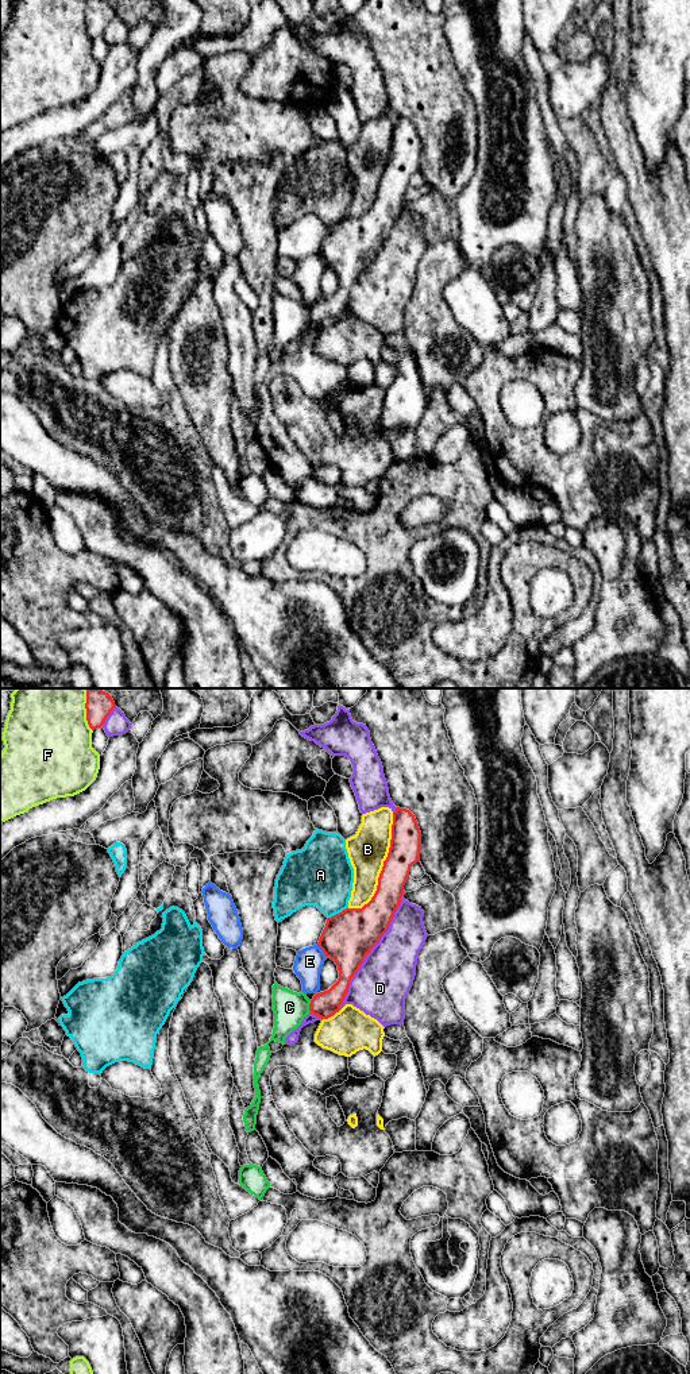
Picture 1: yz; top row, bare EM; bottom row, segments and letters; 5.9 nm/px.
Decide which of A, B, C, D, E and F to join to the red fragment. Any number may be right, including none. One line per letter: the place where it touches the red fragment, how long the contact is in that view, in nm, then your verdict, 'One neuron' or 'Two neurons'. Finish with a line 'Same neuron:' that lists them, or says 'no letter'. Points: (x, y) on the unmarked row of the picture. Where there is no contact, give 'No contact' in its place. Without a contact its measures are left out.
A: Touches red at yz (339, 222). Shared border 140 nm. Two neurons
B: Touches red at yz (382, 176). Shared border 650 nm. Two neurons
C: Touches red at yz (309, 315). Shared border 70 nm. Two neurons
D: Touches red at yz (370, 259). Shared border 800 nm. Two neurons
E: Touches red at yz (322, 258). Shared border 100 nm. Two neurons
F: Touches red at yz (87, 20). Shared border 240 nm. Two neurons
Same neuron: no letter

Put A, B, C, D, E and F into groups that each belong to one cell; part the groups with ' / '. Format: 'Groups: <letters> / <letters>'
Groups: A / B / C / D / E / F

